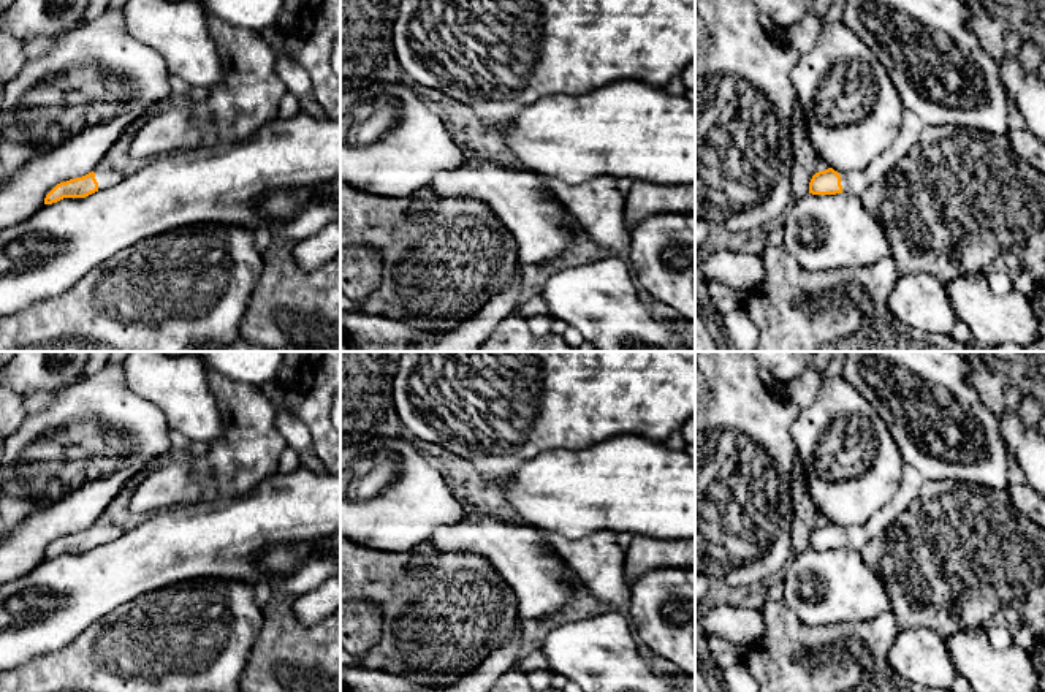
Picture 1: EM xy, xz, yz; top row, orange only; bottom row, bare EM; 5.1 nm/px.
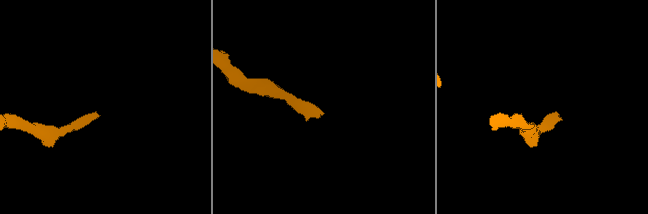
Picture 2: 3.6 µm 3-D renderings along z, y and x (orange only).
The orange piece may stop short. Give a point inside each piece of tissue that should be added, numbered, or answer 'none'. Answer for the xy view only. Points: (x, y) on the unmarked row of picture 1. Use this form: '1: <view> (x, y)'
1: xy (106, 532)

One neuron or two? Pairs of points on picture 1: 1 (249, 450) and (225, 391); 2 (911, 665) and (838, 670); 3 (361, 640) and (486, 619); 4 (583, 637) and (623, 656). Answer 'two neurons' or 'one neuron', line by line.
1: one neuron
2: two neurons
3: two neurons
4: one neuron

